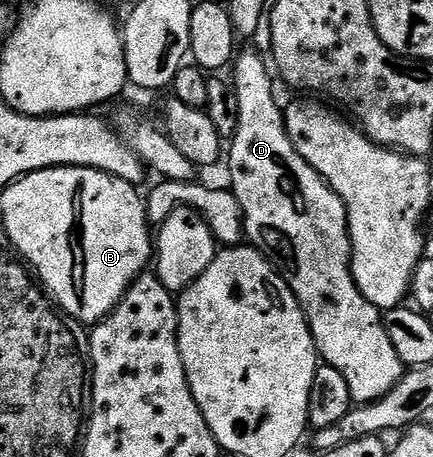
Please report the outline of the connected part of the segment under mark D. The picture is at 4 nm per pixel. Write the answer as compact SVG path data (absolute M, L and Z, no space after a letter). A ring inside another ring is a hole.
M248 51L237 54L234 59L234 68L236 67L236 79L234 78L234 86L236 96L238 97L238 127L236 132L230 136L232 148L227 148L226 163L228 159L228 175L232 178L230 189L236 195L238 205L244 214L244 234L247 242L251 246L257 248L261 255L280 272L280 275L287 281L288 288L294 293L294 297L300 303L300 308L304 311L304 319L308 323L308 327L312 330L312 336L316 342L316 354L327 366L338 369L338 373L342 373L342 377L346 377L346 385L350 389L350 397L353 404L373 403L378 401L378 397L386 397L386 393L390 393L390 389L394 389L394 385L398 385L398 381L403 377L406 370L404 362L398 357L398 353L394 353L394 345L390 345L390 337L386 337L386 329L384 328L384 316L382 312L370 301L366 301L366 297L362 297L362 293L358 289L358 285L352 276L352 242L350 241L350 233L348 232L348 214L344 208L344 202L335 195L328 187L328 183L316 172L310 164L300 156L298 149L294 149L294 145L290 141L290 133L286 129L286 121L284 120L284 111L282 107L276 104L276 95L272 92L272 83L268 80L269 64L260 55Z

